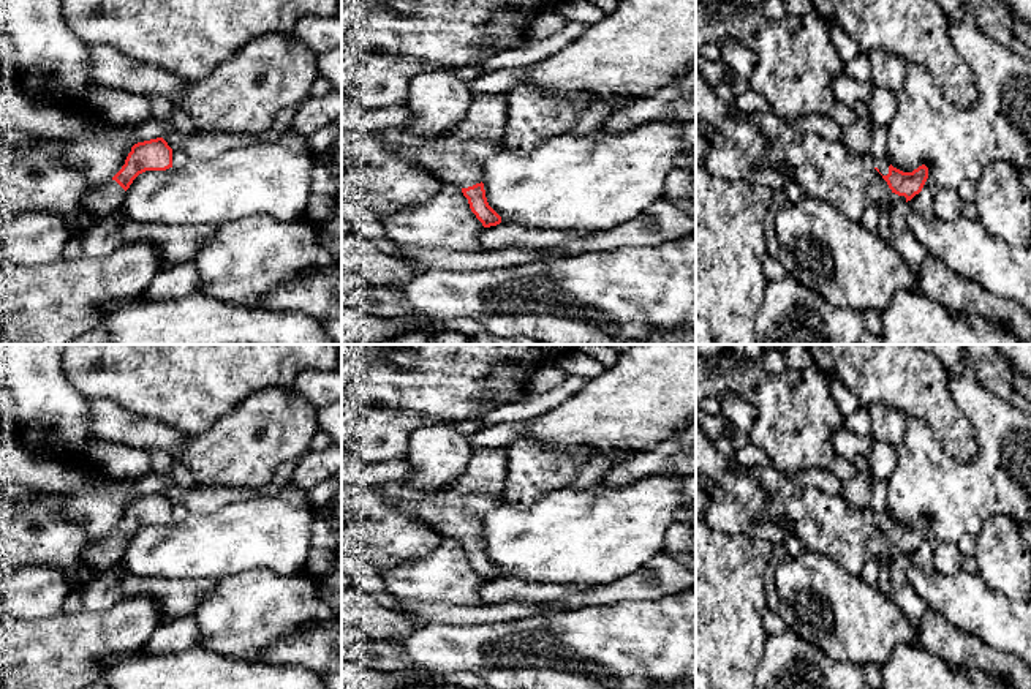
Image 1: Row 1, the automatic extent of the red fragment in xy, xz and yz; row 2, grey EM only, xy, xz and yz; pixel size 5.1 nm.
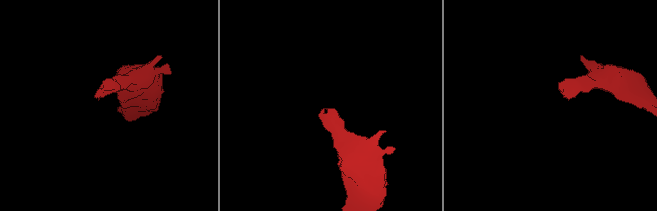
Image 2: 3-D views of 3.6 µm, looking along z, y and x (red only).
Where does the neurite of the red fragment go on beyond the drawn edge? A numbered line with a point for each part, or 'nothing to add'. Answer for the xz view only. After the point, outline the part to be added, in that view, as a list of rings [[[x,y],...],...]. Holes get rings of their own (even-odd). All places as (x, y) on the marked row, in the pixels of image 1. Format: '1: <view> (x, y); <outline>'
1: xz (457, 157); [[[506,93],[473,95],[463,120],[444,136],[425,137],[408,128],[376,134],[384,147],[441,183],[468,188],[482,182],[482,164],[504,149]]]

